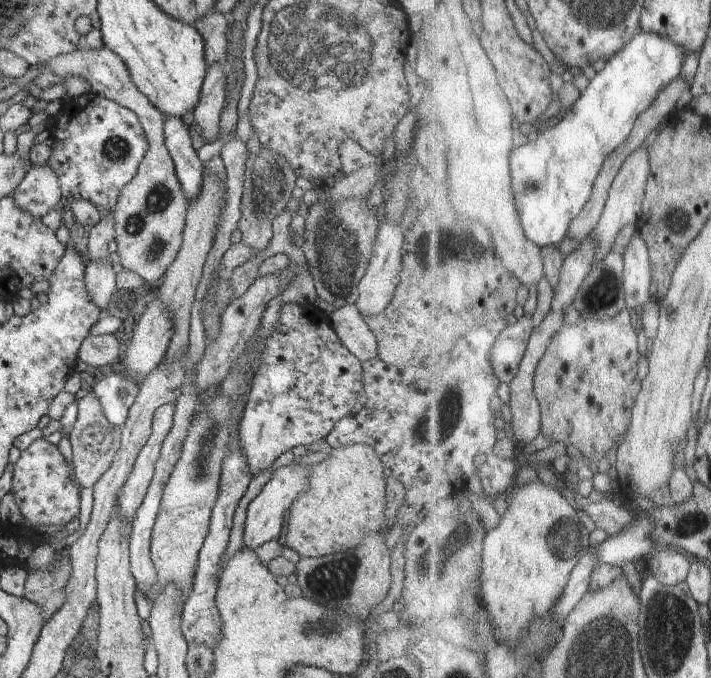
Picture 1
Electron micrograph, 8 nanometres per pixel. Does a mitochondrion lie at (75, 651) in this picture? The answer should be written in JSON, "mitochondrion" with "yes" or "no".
{"mitochondrion":"no"}

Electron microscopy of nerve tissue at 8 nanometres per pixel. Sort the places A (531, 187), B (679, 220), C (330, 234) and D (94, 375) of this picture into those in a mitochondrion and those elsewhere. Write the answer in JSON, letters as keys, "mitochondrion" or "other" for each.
{"A":"mitochondrion","B":"mitochondrion","C":"mitochondrion","D":"other"}

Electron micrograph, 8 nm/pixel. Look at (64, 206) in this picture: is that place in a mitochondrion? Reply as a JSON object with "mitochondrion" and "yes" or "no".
{"mitochondrion":"no"}

